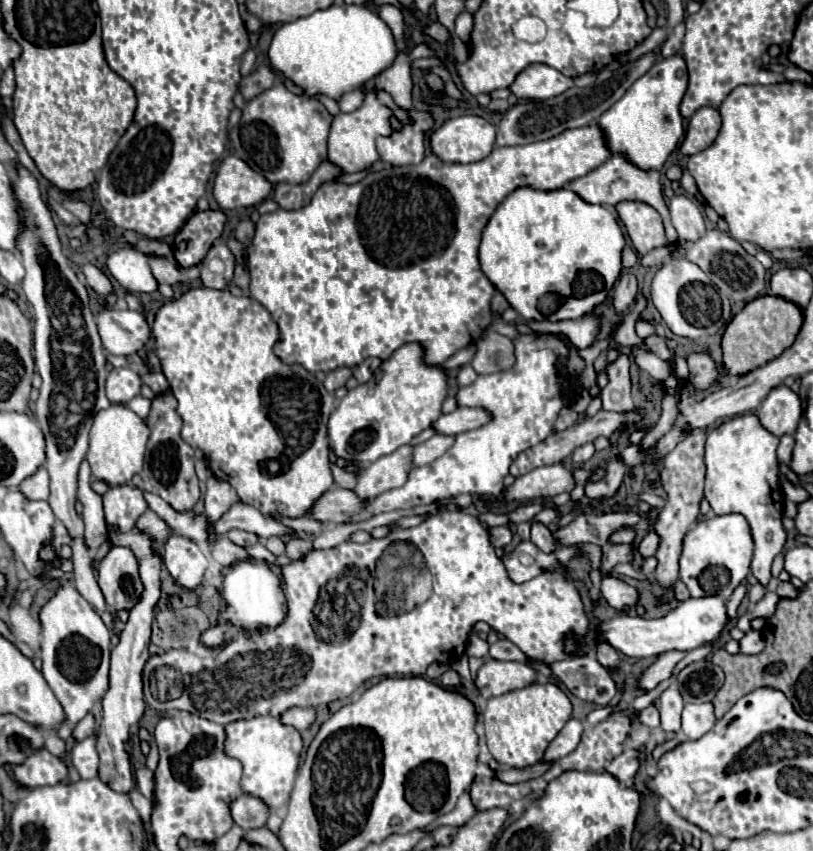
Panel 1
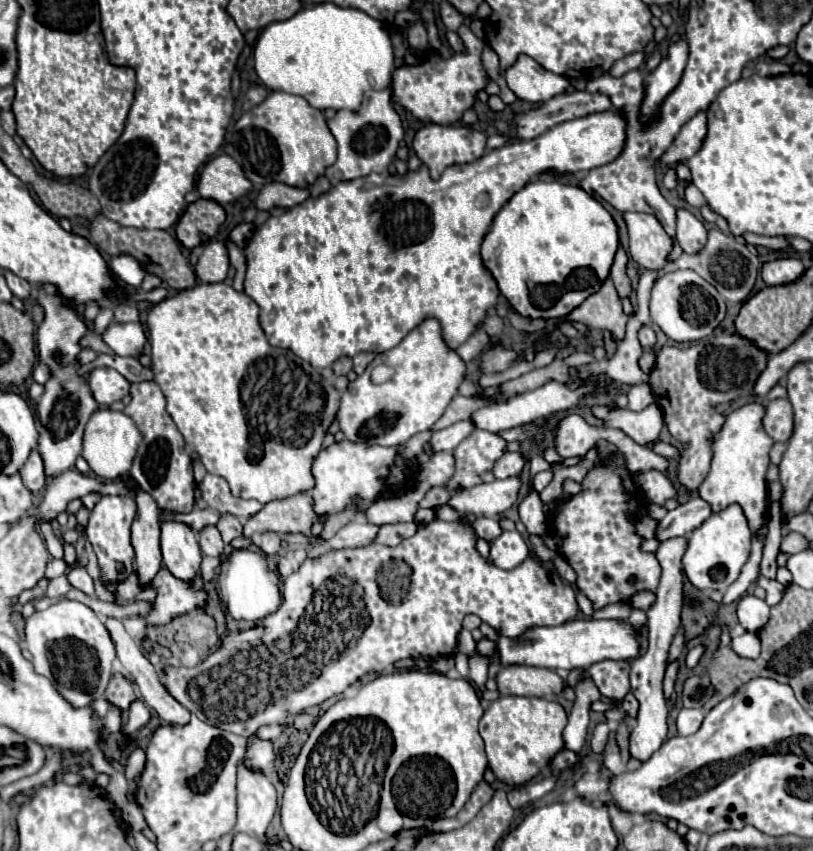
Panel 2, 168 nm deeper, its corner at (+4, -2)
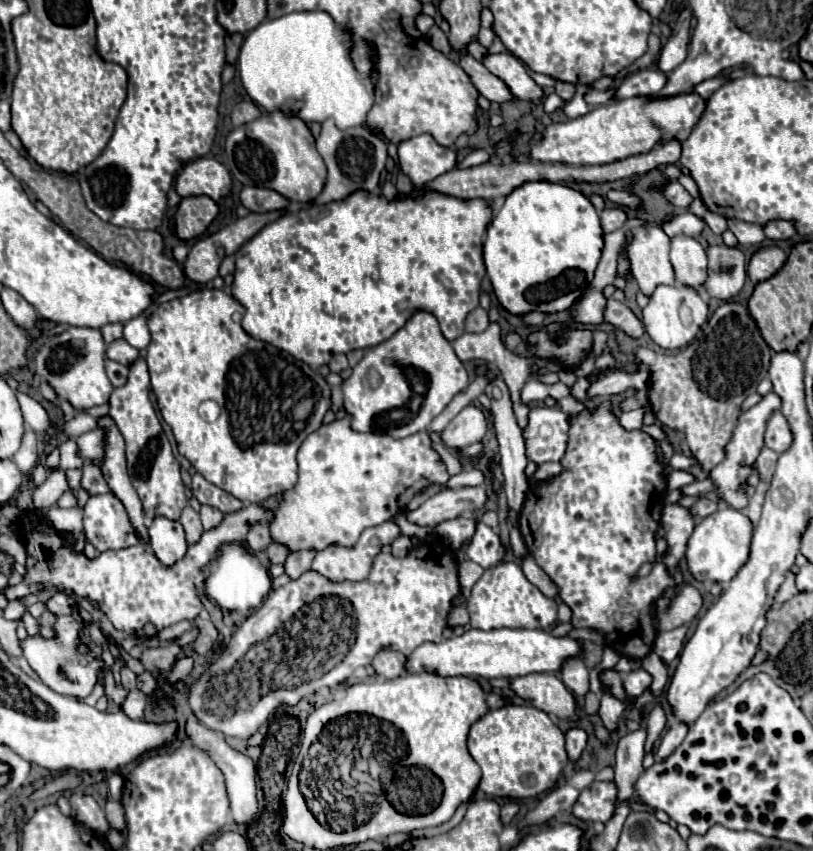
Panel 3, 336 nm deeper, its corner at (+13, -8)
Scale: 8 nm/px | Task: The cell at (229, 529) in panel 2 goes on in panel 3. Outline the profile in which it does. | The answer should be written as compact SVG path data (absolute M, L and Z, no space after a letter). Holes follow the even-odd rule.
M202 506L202 508L200 508L200 518L202 518L202 526L204 526L204 530L210 530L210 528L218 526L218 522L222 522L224 514L222 514L218 508Z

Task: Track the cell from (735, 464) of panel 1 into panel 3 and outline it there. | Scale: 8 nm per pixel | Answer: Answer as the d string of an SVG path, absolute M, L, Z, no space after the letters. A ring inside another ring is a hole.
M768 392L756 406L752 406L746 412L742 412L740 418L738 418L738 424L736 424L734 436L732 436L732 440L726 446L726 460L720 462L710 472L710 478L716 482L718 496L726 504L730 504L732 508L744 508L748 504L748 498L746 498L746 478L752 472L750 464L754 464L754 460L758 458L760 450L764 448L764 430L766 430L766 424L768 424L768 420L770 420L770 416L772 416L772 412L776 408L780 408L780 398L778 398L778 394Z

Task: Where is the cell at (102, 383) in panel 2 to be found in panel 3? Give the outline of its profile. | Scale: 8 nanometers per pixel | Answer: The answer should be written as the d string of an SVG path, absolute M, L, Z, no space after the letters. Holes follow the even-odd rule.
M68 328L58 336L48 338L34 358L34 372L48 382L54 392L68 400L76 410L106 404L114 386L110 384L104 370L106 344L96 328Z

